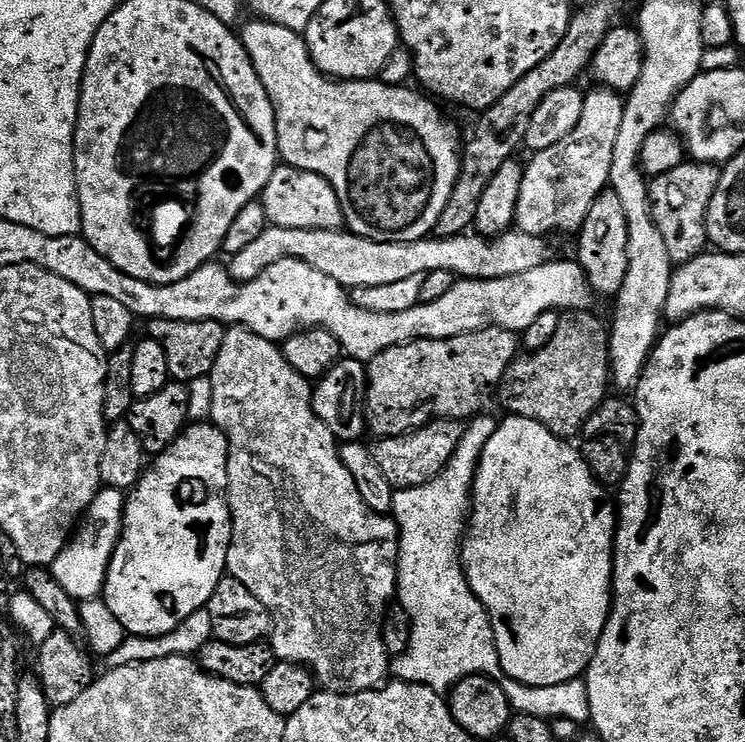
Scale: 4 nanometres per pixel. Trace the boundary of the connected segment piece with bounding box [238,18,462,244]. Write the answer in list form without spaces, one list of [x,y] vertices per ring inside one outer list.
[[[254,18],[244,29],[239,29],[238,35],[244,43],[246,54],[262,82],[268,97],[272,99],[272,108],[276,112],[276,151],[279,159],[289,168],[301,168],[307,172],[318,174],[332,187],[340,203],[340,214],[347,231],[353,232],[374,242],[390,242],[391,244],[409,244],[431,237],[436,230],[438,214],[446,210],[446,202],[450,202],[450,194],[460,177],[461,145],[456,145],[456,136],[448,129],[446,121],[440,117],[439,112],[432,106],[431,99],[425,98],[419,91],[411,92],[411,87],[391,88],[380,83],[379,79],[370,80],[341,80],[339,82],[327,77],[316,69],[316,64],[310,58],[308,46],[304,43],[303,35],[294,30],[286,30],[286,26],[272,24],[269,20]]]

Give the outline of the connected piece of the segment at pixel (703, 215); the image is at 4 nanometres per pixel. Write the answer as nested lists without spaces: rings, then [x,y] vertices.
[[[685,162],[674,166],[674,170],[666,170],[666,174],[651,177],[648,184],[648,202],[651,208],[652,220],[662,234],[662,241],[666,244],[666,254],[673,265],[679,266],[690,262],[701,255],[708,244],[708,227],[704,220],[708,217],[708,207],[714,198],[714,190],[720,181],[721,169],[715,164],[701,164],[699,162]]]

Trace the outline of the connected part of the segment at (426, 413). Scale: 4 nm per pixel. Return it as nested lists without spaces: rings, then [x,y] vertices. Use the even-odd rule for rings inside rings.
[[[483,328],[477,332],[467,332],[454,338],[445,340],[415,340],[409,344],[399,344],[382,354],[378,354],[372,360],[367,361],[368,380],[366,395],[364,396],[364,414],[366,417],[366,428],[369,433],[373,432],[373,437],[383,438],[386,436],[405,436],[407,432],[412,432],[415,428],[424,428],[427,424],[433,424],[436,420],[459,420],[467,421],[475,417],[481,411],[484,404],[484,395],[488,388],[495,389],[499,385],[500,379],[506,374],[506,370],[511,366],[513,360],[517,359],[518,351],[517,333],[507,332],[501,328]]]

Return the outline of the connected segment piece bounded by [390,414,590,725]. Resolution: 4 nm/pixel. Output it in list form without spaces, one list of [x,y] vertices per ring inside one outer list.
[[[477,415],[467,421],[458,450],[433,480],[392,493],[391,515],[400,533],[396,553],[396,600],[408,615],[408,649],[390,664],[397,680],[421,684],[444,694],[467,676],[486,676],[498,681],[508,703],[517,713],[534,715],[543,721],[569,720],[587,725],[590,720],[588,686],[583,679],[562,682],[558,686],[528,688],[502,675],[496,644],[488,622],[488,612],[470,590],[460,565],[460,546],[472,506],[472,487],[490,434],[494,434],[497,417]]]

